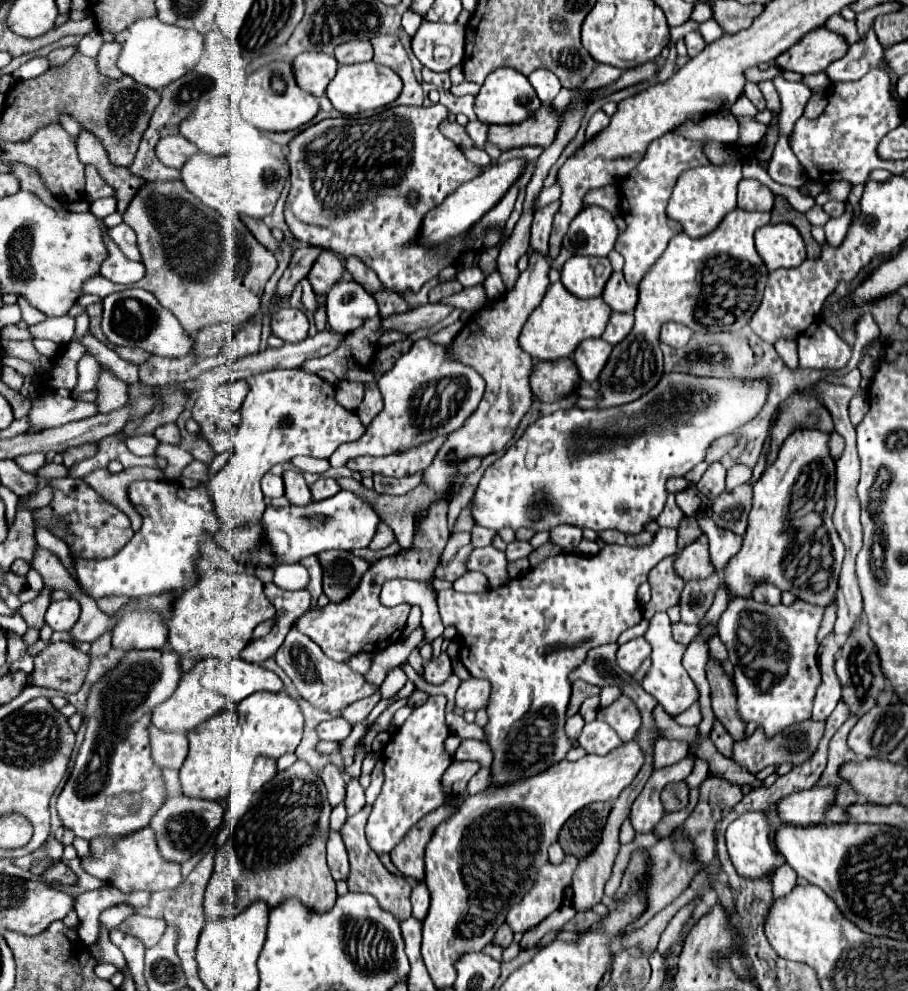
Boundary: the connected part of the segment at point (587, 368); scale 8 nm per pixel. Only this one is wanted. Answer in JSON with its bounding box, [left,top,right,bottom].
[573,338,613,382]

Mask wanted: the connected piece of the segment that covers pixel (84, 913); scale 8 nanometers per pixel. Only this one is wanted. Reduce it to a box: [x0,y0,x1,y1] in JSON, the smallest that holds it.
[75,886,151,946]

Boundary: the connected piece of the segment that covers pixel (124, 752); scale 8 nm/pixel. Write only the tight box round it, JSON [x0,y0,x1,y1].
[57,650,181,840]

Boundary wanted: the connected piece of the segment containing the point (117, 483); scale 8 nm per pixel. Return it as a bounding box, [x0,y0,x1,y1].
[85,466,165,530]

